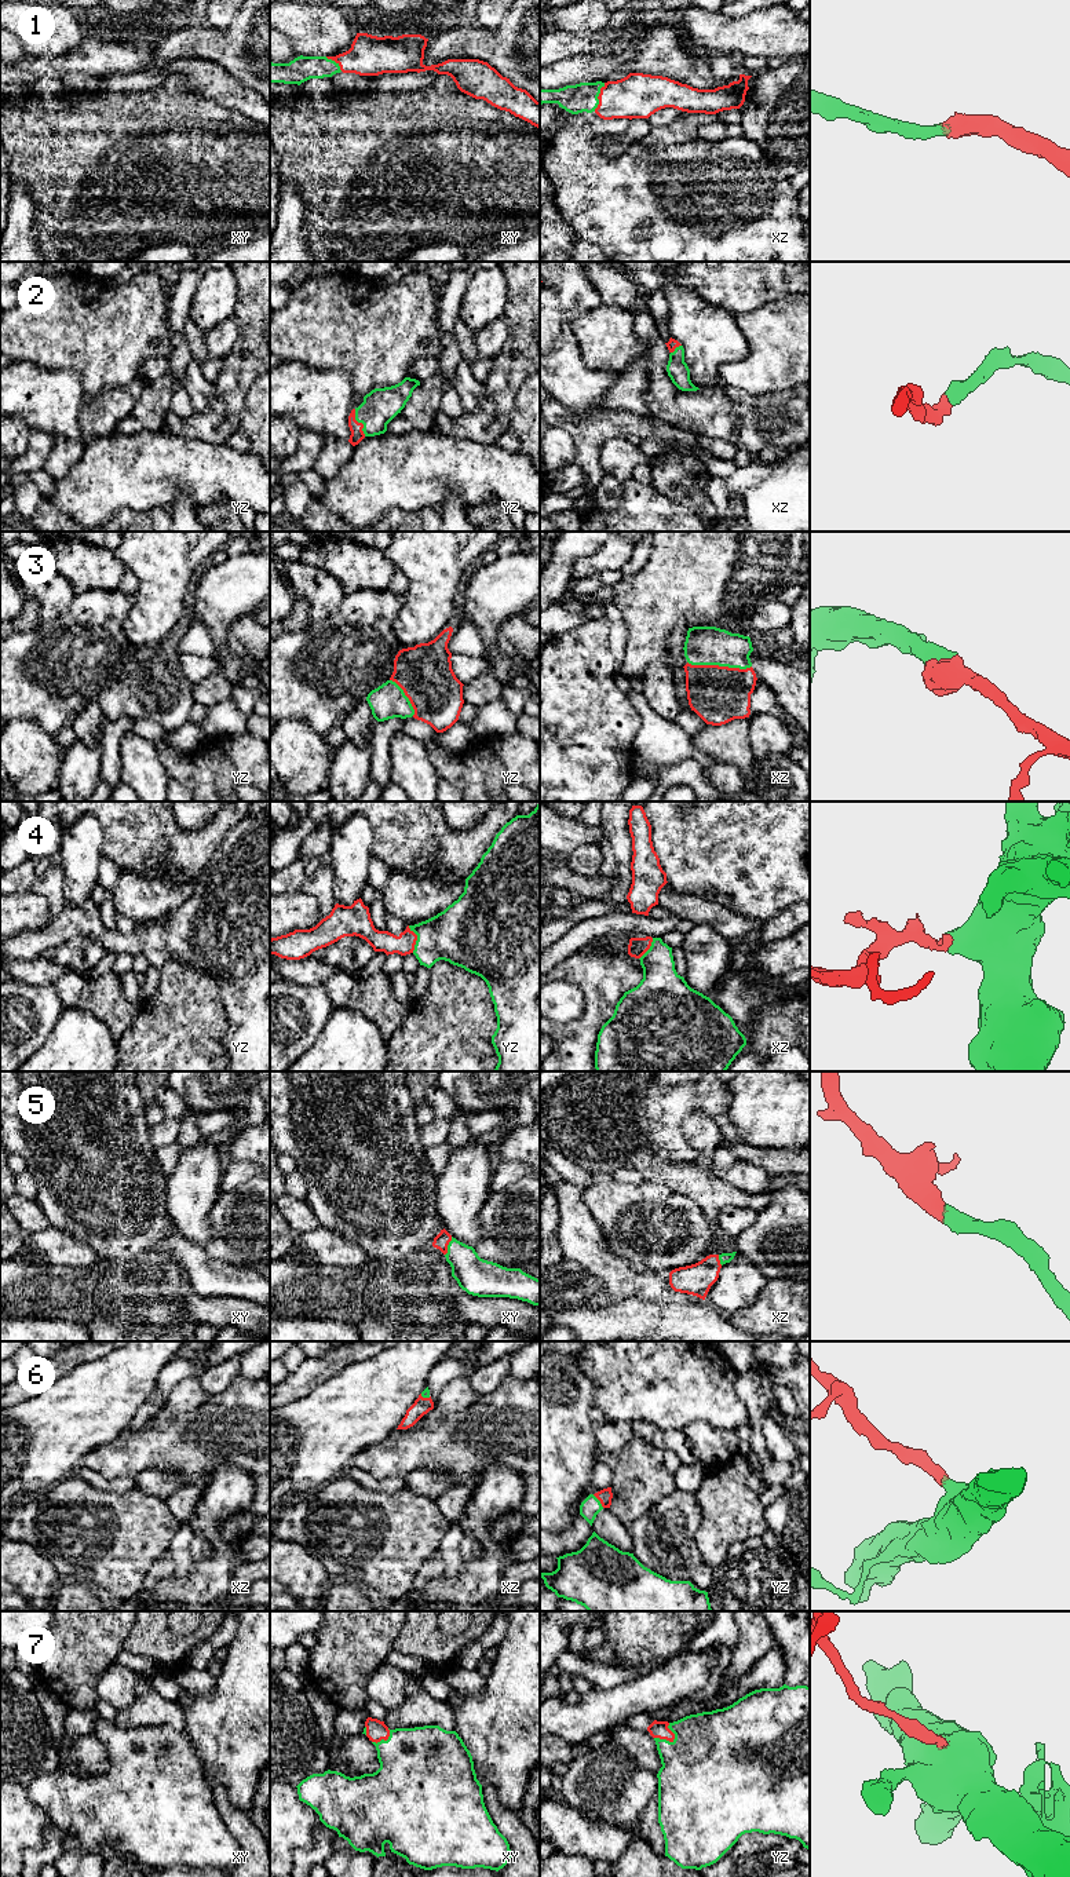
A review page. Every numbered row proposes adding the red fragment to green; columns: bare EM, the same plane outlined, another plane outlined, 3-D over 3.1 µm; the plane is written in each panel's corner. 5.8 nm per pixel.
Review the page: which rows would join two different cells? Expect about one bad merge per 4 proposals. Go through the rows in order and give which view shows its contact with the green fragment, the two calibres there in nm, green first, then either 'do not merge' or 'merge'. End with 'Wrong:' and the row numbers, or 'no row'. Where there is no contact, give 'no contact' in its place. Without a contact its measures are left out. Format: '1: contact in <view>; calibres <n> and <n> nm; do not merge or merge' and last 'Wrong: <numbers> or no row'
1: contact in xz; calibres 170 and 260 nm; merge
2: contact in yz; calibres 200 and 80 nm; merge
3: contact in xz; calibres 220 and 340 nm; merge
4: contact in yz; calibres 340 and 130 nm; merge
5: contact in xy; calibres 220 and 90 nm; merge
6: contact in yz; calibres 110 and 90 nm; merge
7: contact in yz; calibres 500 and 100 nm; merge
Wrong: no row

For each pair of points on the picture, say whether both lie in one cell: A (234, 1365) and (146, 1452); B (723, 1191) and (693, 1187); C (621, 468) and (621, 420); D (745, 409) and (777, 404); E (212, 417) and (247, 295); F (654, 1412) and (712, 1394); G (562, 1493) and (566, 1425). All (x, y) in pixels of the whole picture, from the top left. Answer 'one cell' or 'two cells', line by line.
A: one cell
B: one cell
C: two cells
D: one cell
E: one cell
F: one cell
G: one cell

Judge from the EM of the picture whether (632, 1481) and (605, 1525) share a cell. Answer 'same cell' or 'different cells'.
different cells

